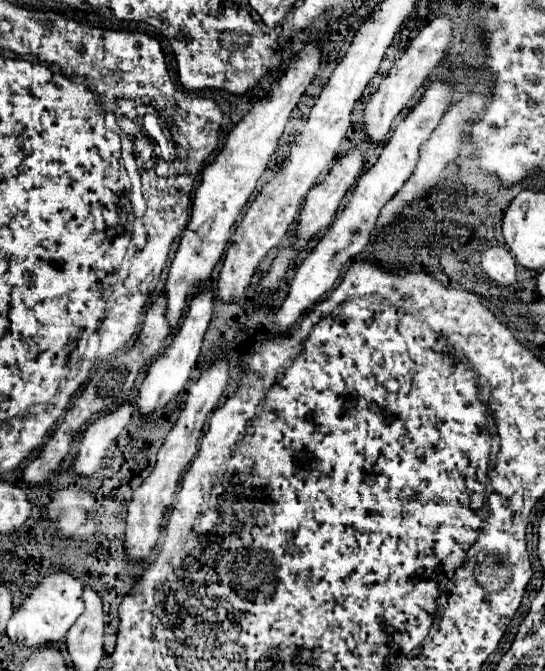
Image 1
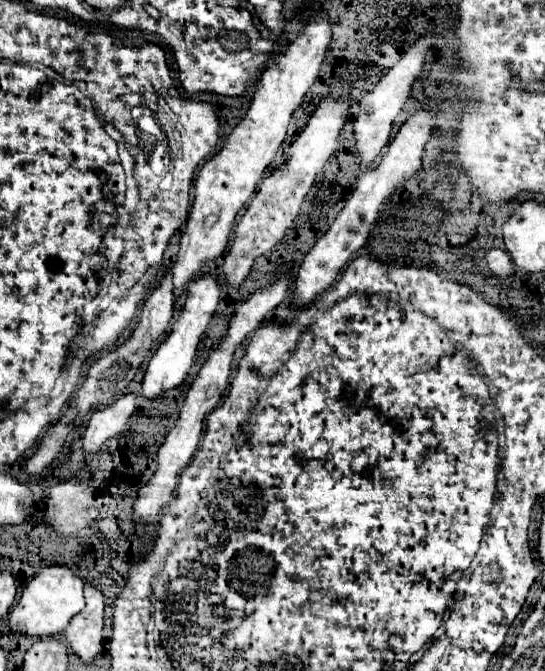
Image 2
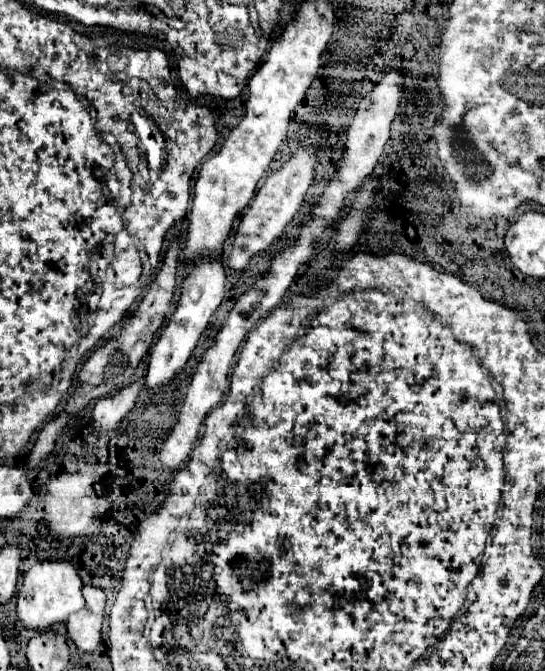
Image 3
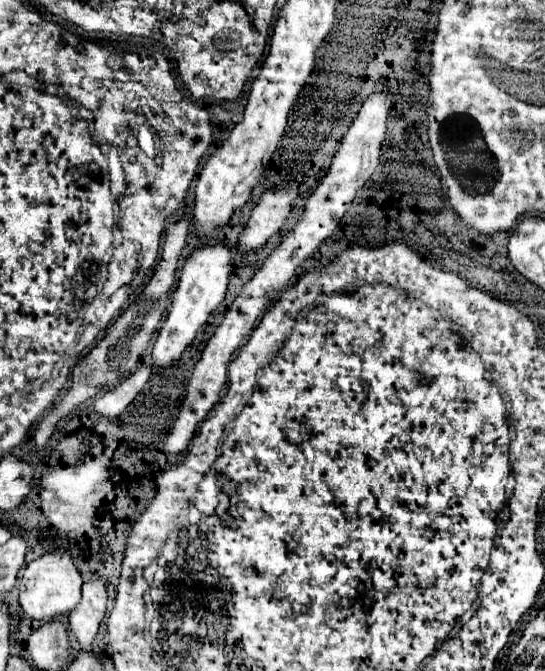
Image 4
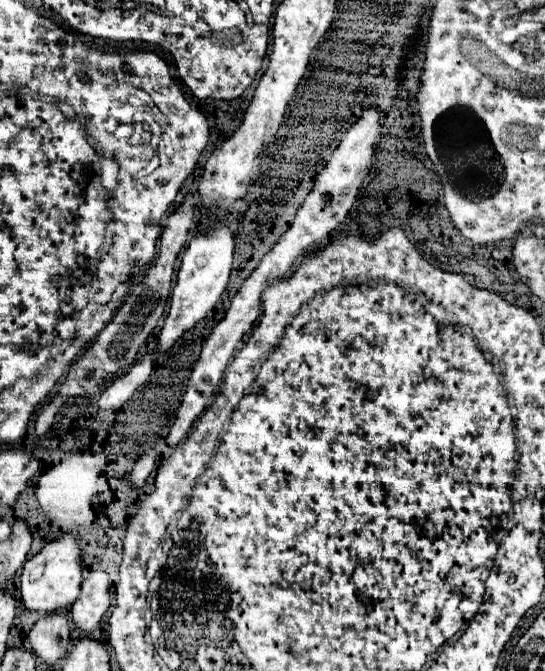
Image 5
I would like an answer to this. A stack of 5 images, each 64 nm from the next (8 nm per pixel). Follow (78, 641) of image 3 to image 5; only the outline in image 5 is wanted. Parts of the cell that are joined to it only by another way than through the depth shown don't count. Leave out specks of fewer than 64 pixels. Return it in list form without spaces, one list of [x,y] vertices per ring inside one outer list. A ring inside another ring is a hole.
[[[98,572],[84,578],[80,600],[76,600],[70,608],[72,622],[84,636],[92,636],[106,614],[110,606],[108,588],[110,588],[110,582],[106,574]]]

